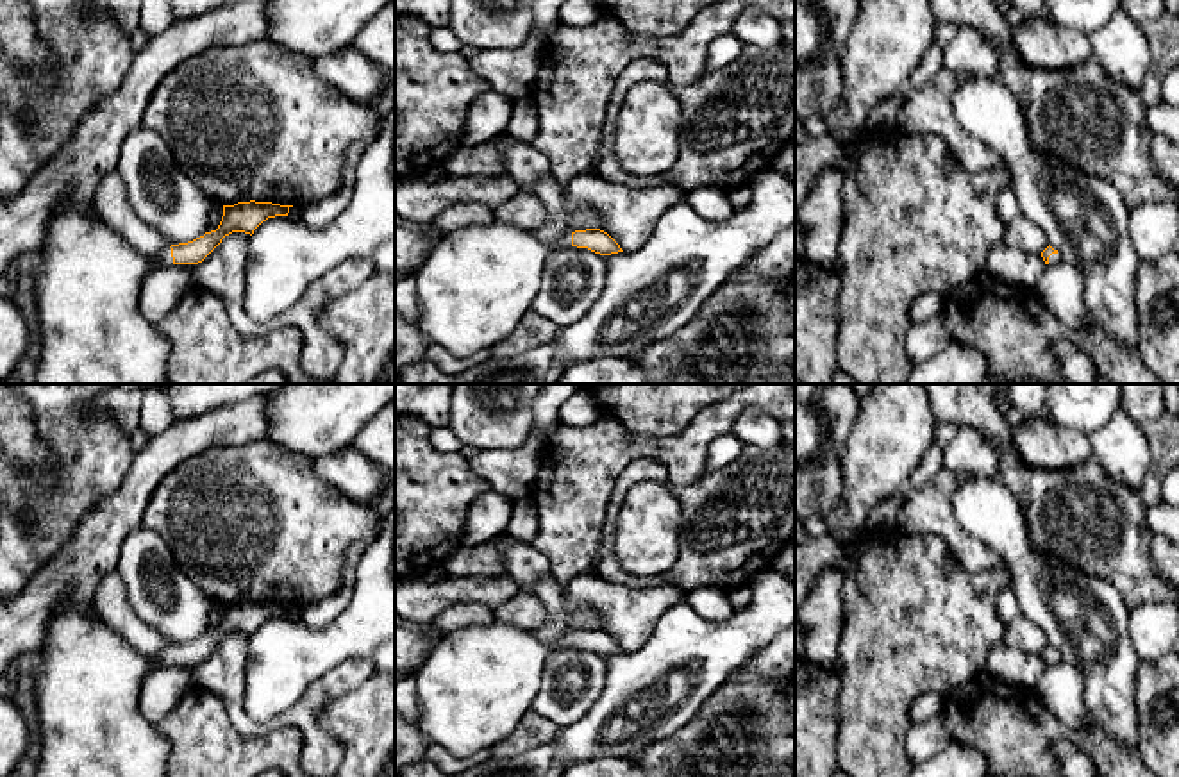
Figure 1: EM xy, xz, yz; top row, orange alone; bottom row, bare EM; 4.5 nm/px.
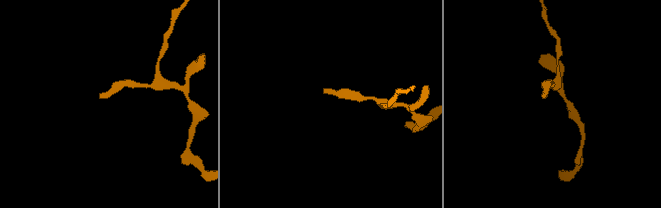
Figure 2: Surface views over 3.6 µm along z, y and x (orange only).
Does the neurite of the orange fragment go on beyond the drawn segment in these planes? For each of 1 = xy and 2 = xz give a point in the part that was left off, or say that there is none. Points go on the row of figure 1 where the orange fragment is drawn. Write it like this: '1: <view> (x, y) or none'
1: xy (88, 286)
2: xz (476, 284)

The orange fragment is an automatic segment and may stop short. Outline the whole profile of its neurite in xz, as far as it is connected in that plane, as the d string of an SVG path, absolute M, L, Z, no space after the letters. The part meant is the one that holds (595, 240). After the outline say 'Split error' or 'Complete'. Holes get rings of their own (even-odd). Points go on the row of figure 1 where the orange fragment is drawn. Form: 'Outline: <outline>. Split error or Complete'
Outline: M493 221L470 225L443 234L414 273L418 297L418 329L431 343L454 357L470 357L506 339L531 309L541 288L543 266L552 250L563 246L588 248L600 255L623 252L600 229L575 230L557 241L541 241L534 229Z. Split error

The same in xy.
Outline: M91 200L59 207L39 248L41 264L30 277L41 332L36 384L170 384L166 366L171 345L139 307L145 279L166 264L198 264L225 236L252 236L263 221L288 216L291 207L255 200L223 205L216 230L155 255L136 250L98 216Z. Split error

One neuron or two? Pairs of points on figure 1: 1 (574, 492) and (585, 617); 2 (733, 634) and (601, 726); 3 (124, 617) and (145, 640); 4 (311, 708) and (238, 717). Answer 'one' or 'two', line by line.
1: two
2: one
3: one
4: one

